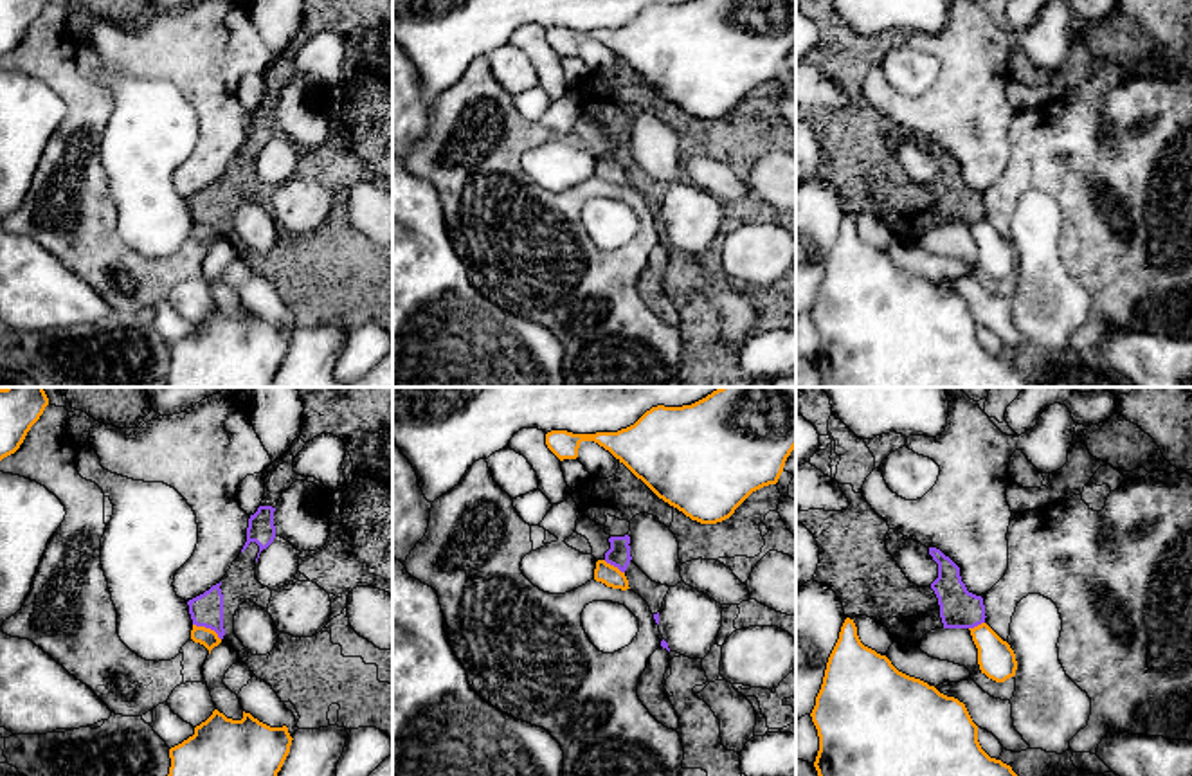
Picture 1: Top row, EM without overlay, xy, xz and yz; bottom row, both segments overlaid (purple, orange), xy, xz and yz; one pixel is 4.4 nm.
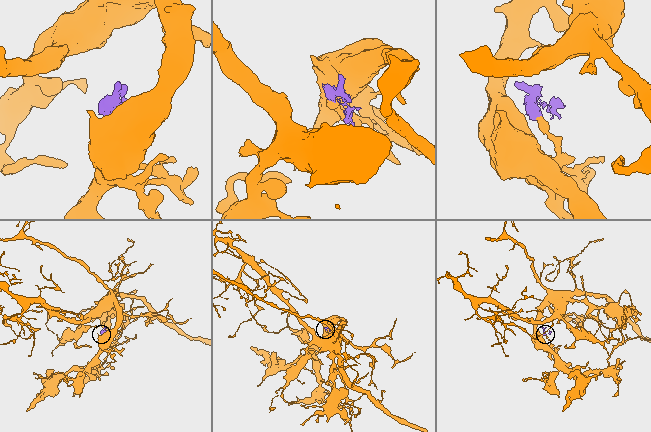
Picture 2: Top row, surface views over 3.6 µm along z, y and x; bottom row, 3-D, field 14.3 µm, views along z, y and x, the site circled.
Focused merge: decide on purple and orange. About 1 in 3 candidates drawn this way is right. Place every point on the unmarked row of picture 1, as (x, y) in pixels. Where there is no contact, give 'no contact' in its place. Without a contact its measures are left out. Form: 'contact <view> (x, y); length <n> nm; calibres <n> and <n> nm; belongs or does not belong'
contact xy (207, 224); length 150 nm; calibres 140 and 80 nm; does not belong

